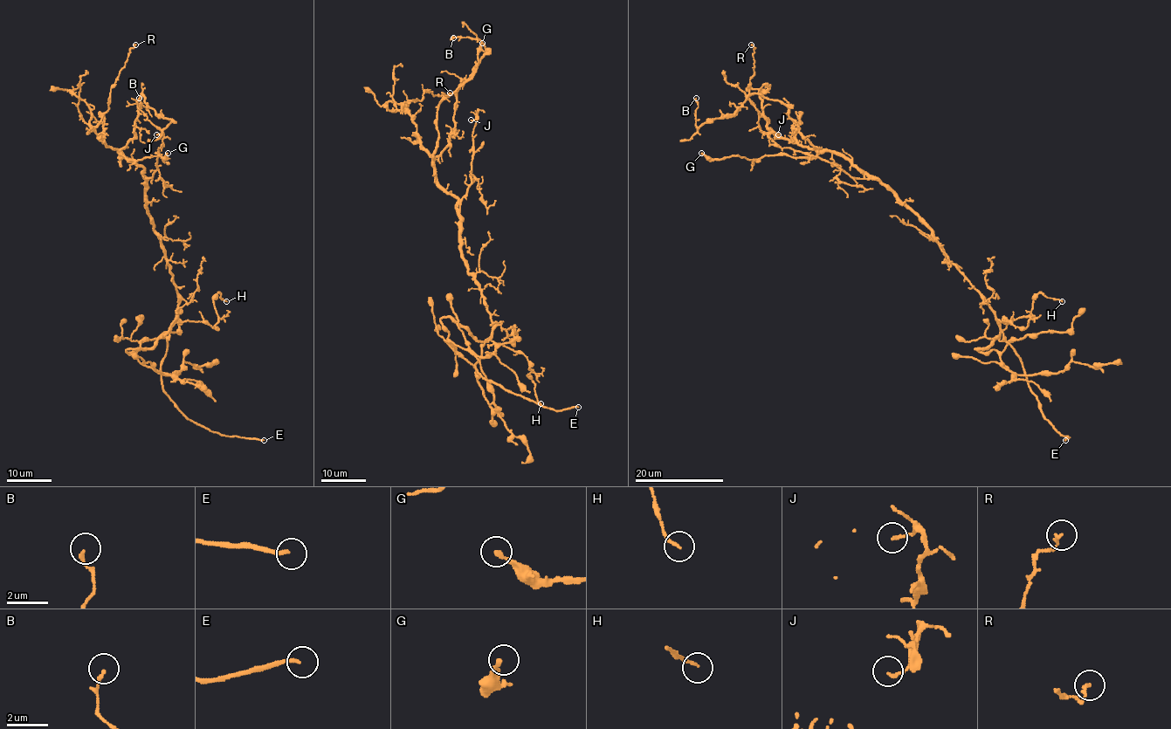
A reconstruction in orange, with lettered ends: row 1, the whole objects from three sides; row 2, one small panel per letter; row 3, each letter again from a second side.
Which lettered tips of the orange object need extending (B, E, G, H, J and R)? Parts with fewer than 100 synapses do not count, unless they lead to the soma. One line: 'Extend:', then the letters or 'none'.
Extend: E

